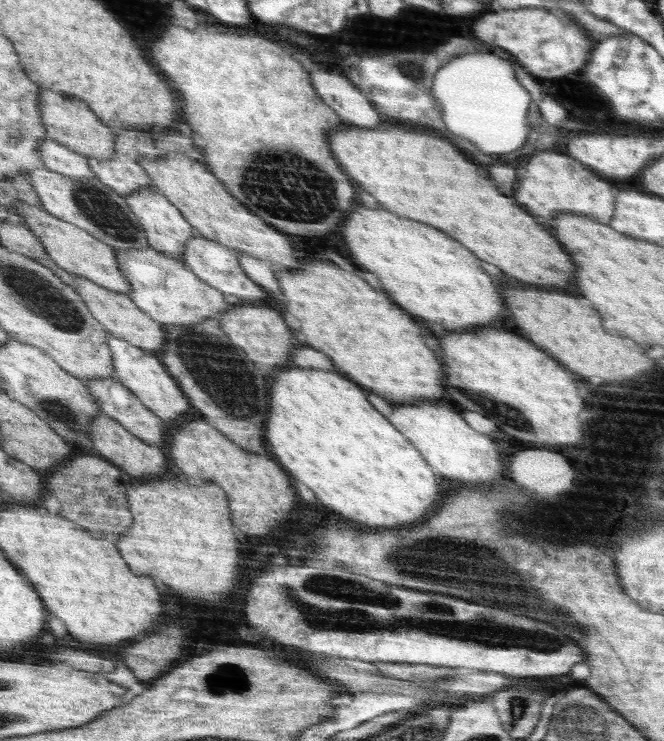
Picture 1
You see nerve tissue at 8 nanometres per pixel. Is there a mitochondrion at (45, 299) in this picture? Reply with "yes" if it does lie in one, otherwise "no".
yes

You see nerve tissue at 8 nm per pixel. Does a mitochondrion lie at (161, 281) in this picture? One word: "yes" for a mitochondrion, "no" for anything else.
no

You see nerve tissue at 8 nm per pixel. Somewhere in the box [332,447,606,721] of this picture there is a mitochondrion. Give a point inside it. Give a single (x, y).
(414, 552)

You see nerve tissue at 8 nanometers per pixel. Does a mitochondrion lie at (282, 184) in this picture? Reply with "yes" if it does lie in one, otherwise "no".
yes

